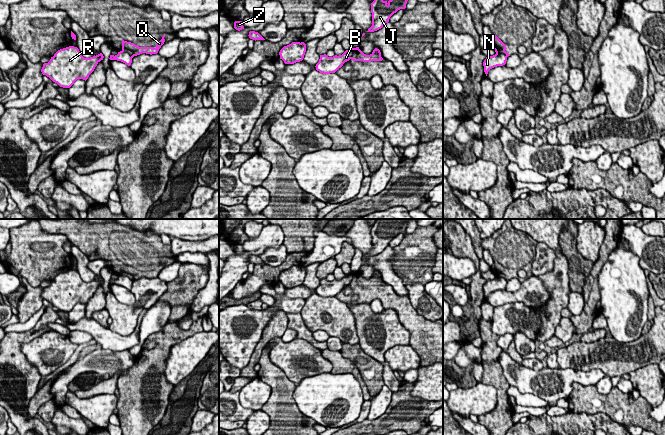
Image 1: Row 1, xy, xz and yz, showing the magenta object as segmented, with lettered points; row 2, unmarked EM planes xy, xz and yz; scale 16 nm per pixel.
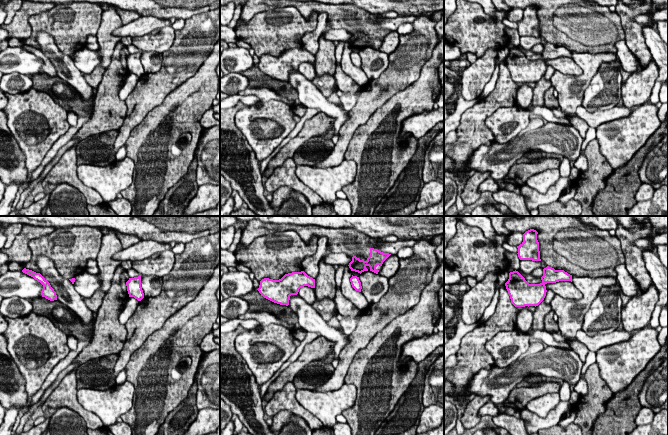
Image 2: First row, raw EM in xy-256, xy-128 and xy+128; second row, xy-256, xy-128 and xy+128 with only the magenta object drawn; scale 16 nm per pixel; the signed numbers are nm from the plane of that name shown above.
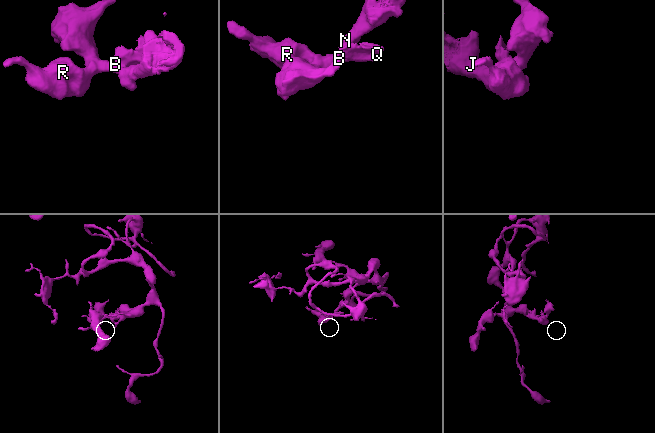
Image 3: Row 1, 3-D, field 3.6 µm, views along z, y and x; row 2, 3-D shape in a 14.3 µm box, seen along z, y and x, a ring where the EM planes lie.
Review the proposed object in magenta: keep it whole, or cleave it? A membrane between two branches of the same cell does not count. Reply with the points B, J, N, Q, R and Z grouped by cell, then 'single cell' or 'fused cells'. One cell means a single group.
B J N R Z / Q | fused cells

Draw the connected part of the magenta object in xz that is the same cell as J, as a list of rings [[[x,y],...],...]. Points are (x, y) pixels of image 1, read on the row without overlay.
[[[390,219],[391,223],[387,226],[384,225],[380,220],[376,220],[374,225],[371,227],[372,237],[372,250],[367,256],[374,256],[381,253],[386,247],[389,246],[390,241],[400,233],[405,233],[408,222],[410,219]]]

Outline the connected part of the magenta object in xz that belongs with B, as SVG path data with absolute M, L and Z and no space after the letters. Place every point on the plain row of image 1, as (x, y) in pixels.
M353 273L346 274L342 279L328 281L326 278L320 279L319 286L316 288L316 294L323 298L335 297L343 288L349 285L353 279Z

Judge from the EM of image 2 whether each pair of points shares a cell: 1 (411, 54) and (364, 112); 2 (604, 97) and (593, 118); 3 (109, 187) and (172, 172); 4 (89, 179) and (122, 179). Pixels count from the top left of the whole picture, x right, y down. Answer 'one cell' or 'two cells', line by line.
1: one cell
2: two cells
3: two cells
4: one cell

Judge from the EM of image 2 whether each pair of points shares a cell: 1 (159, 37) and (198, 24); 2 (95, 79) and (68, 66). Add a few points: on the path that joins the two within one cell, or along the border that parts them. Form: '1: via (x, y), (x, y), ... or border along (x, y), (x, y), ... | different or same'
1: border along (175, 31), (175, 39), (172, 46), (163, 53) | different
2: border along (83, 74), (86, 82), (95, 91) | different

